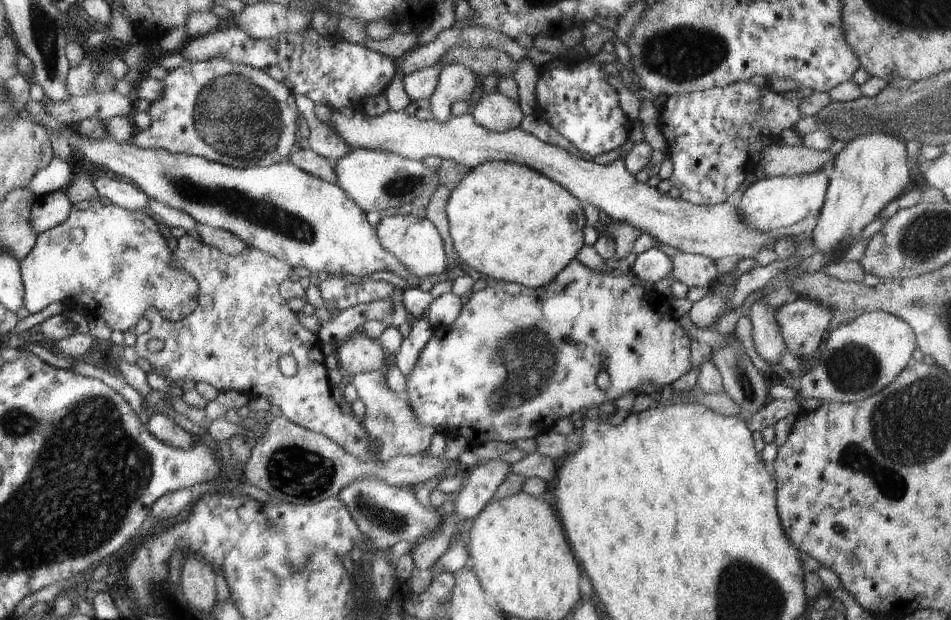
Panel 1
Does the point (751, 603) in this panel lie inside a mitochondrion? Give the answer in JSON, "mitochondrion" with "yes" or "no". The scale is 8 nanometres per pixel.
{"mitochondrion":"yes"}

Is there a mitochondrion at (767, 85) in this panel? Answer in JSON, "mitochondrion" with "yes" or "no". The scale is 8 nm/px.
{"mitochondrion":"no"}

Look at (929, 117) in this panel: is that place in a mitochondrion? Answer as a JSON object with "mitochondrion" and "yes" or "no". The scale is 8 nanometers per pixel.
{"mitochondrion":"yes"}

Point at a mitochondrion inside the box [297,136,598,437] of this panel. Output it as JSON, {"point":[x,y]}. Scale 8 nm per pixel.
{"point":[530,357]}

